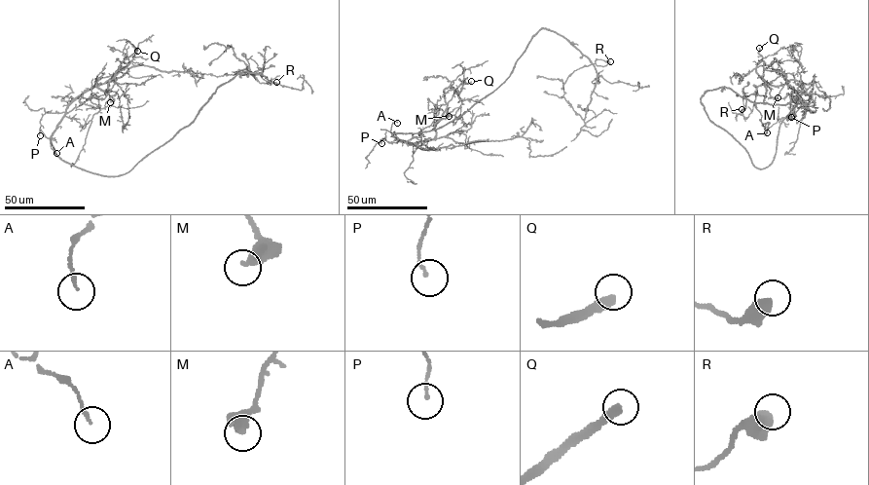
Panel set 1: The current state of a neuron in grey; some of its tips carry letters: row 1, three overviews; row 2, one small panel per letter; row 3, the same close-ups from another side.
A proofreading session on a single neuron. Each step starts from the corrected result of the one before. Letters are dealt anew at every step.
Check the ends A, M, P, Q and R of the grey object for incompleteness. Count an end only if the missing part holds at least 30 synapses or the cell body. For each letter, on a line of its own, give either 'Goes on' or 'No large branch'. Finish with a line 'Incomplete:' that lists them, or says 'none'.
A: Goes on
M: No large branch
P: No large branch
Q: Goes on
R: No large branch
Incomplete: A, Q

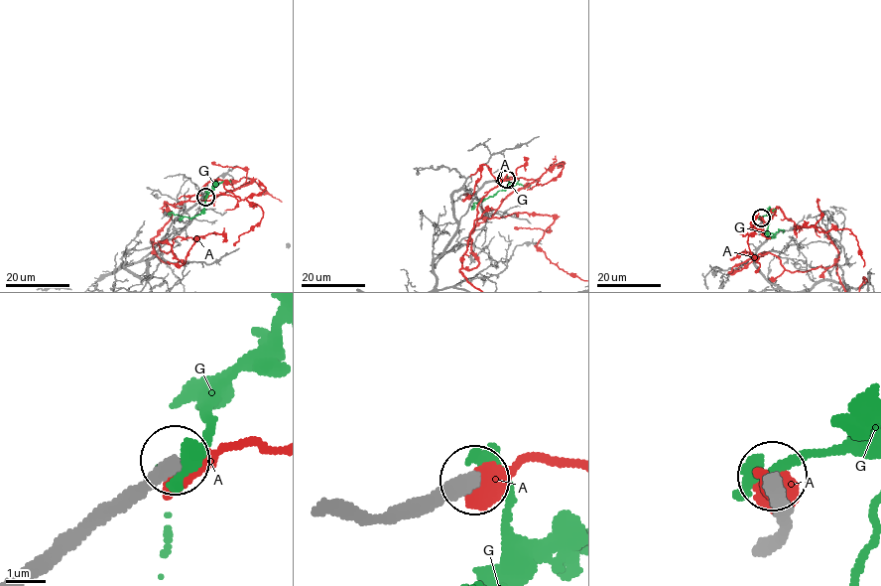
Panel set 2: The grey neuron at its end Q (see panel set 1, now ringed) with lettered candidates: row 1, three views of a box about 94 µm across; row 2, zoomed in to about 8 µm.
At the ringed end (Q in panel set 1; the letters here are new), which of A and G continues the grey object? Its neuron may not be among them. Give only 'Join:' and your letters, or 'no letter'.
Join: no letter

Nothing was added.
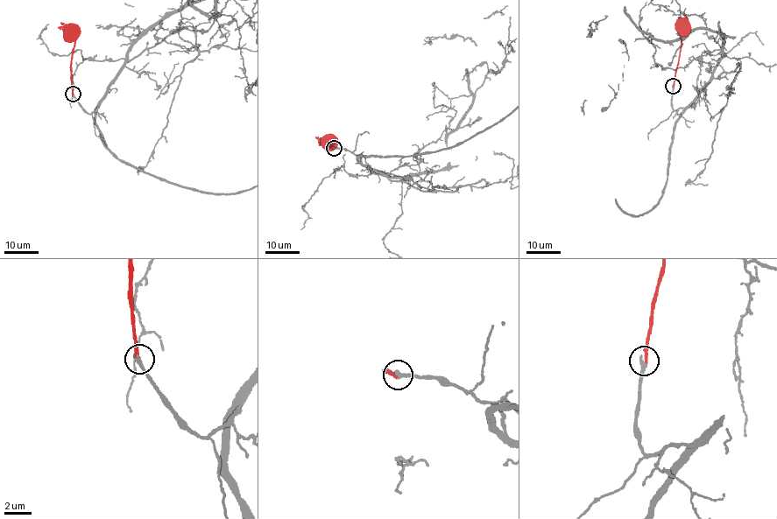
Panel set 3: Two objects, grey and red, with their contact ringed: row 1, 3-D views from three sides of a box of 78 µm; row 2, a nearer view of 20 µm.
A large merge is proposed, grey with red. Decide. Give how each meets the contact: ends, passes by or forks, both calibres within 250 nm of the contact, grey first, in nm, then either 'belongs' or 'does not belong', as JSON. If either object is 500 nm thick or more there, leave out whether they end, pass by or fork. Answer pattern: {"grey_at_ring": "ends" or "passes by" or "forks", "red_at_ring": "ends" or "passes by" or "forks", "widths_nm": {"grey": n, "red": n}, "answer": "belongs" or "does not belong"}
{"grey_at_ring": "ends", "red_at_ring": "ends", "widths_nm": {"grey": 280, "red": 260}, "answer": "belongs"}

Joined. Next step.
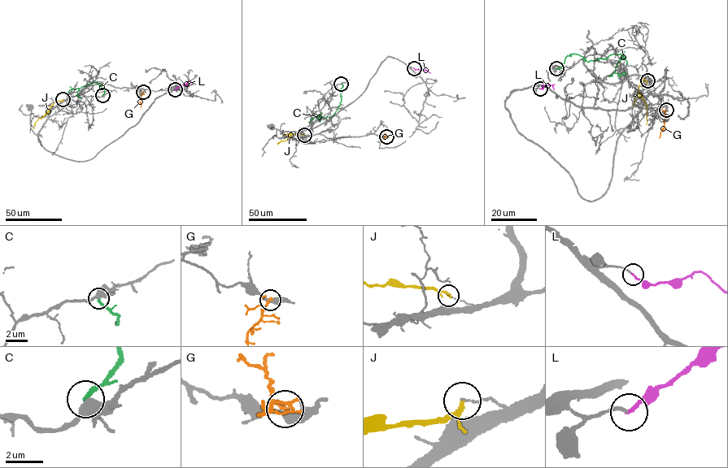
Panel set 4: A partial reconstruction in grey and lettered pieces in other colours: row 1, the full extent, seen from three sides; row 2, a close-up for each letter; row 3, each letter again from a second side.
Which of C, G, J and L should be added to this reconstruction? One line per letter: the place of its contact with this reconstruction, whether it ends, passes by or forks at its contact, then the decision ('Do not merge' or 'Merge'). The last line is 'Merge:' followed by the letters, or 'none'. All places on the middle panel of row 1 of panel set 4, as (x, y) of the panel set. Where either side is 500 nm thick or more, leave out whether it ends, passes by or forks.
C: Touches grey at (341, 84). It ends there. Do not merge
G: Touches grey at (386, 136). It ends there. Do not merge
J: Touches grey at (304, 135). It passes by. Do not merge
L: Touches grey at (414, 68). It ends there. Merge
Merge: L

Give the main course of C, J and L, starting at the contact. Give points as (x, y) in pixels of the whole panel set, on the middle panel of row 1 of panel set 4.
C: (341, 84), (343, 85), (337, 110), (330, 117), (315, 117), (309, 122)
J: (304, 135), (292, 133), (277, 144)
L: (414, 68), (421, 68), (430, 73)

